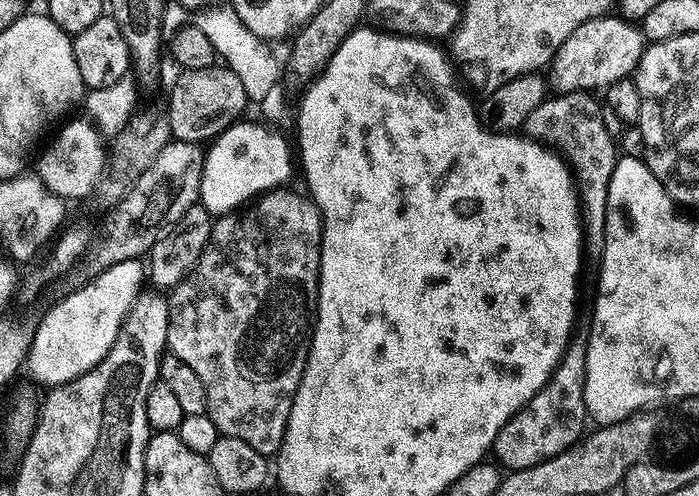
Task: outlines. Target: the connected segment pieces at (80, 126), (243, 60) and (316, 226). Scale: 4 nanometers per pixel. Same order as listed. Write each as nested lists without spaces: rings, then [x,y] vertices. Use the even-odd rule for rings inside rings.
[[[88,118],[71,120],[63,125],[65,128],[53,138],[52,145],[41,154],[34,172],[53,197],[55,195],[91,197],[104,174],[106,144],[105,141],[104,144],[100,141],[100,136],[96,133],[97,125],[92,120]]]
[[[230,4],[213,5],[209,12],[203,13],[201,19],[197,19],[197,25],[203,30],[210,44],[214,48],[215,55],[224,57],[225,67],[232,69],[238,80],[242,82],[243,88],[251,103],[265,103],[269,92],[277,87],[278,60],[272,54],[273,48],[267,41],[261,41],[254,33],[238,18],[235,10]]]
[[[288,186],[273,188],[263,193],[255,202],[249,203],[243,210],[225,212],[224,215],[213,219],[208,244],[194,269],[196,297],[192,300],[192,309],[188,313],[173,311],[168,321],[167,351],[171,355],[182,358],[182,362],[186,362],[186,366],[190,366],[190,370],[194,370],[198,378],[202,378],[202,386],[206,386],[207,415],[213,420],[219,435],[242,438],[243,442],[267,458],[280,448],[288,425],[292,395],[298,390],[308,361],[308,346],[312,338],[316,302],[320,295],[320,239],[324,236],[324,221],[320,219],[320,207],[311,195],[303,191],[291,192],[290,189],[291,187]]]

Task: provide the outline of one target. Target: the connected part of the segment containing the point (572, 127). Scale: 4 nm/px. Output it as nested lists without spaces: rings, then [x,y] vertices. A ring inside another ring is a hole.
[[[565,92],[563,94],[552,94],[543,100],[543,102],[538,105],[534,110],[530,110],[530,114],[528,117],[524,119],[524,123],[522,125],[522,132],[527,139],[537,141],[553,150],[555,150],[563,159],[566,161],[573,177],[574,183],[578,189],[578,199],[580,202],[580,206],[582,209],[582,228],[586,233],[586,248],[588,248],[592,252],[596,252],[595,254],[603,253],[604,251],[604,223],[606,222],[606,198],[608,197],[608,183],[610,182],[610,178],[614,174],[614,166],[618,162],[618,144],[612,141],[612,136],[608,133],[608,128],[604,125],[604,116],[605,113],[602,111],[600,113],[600,108],[596,105],[595,95],[586,93],[586,92]]]

